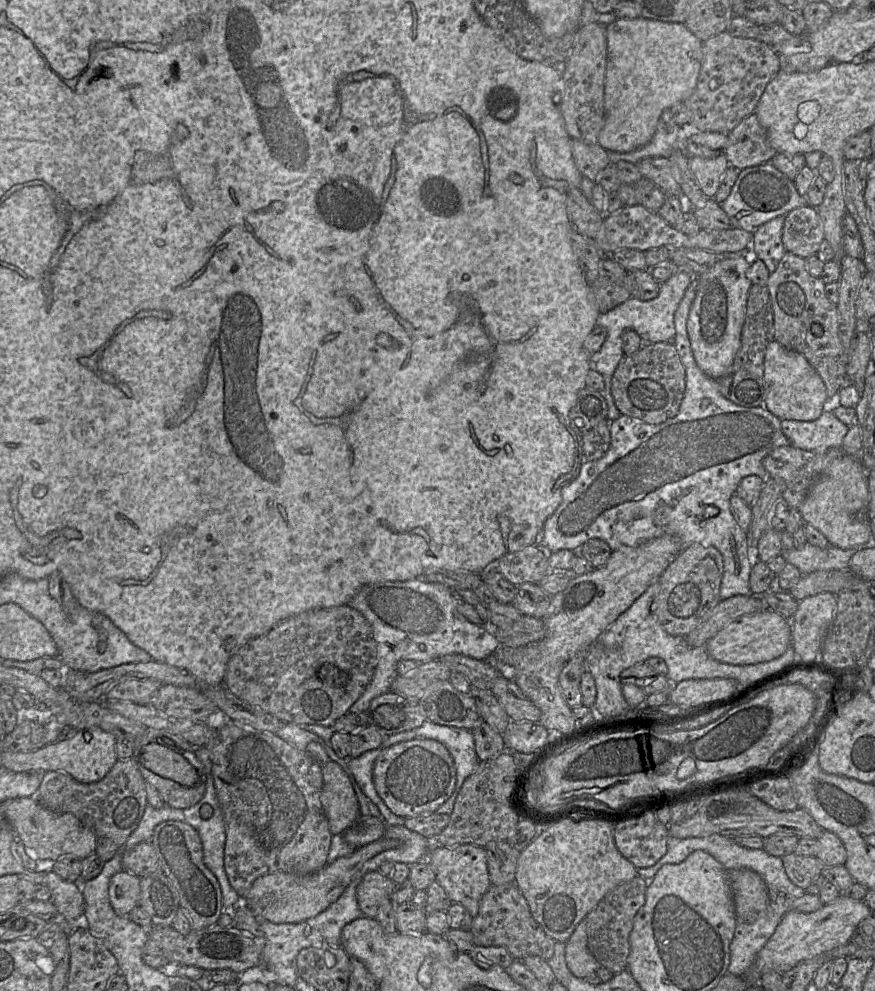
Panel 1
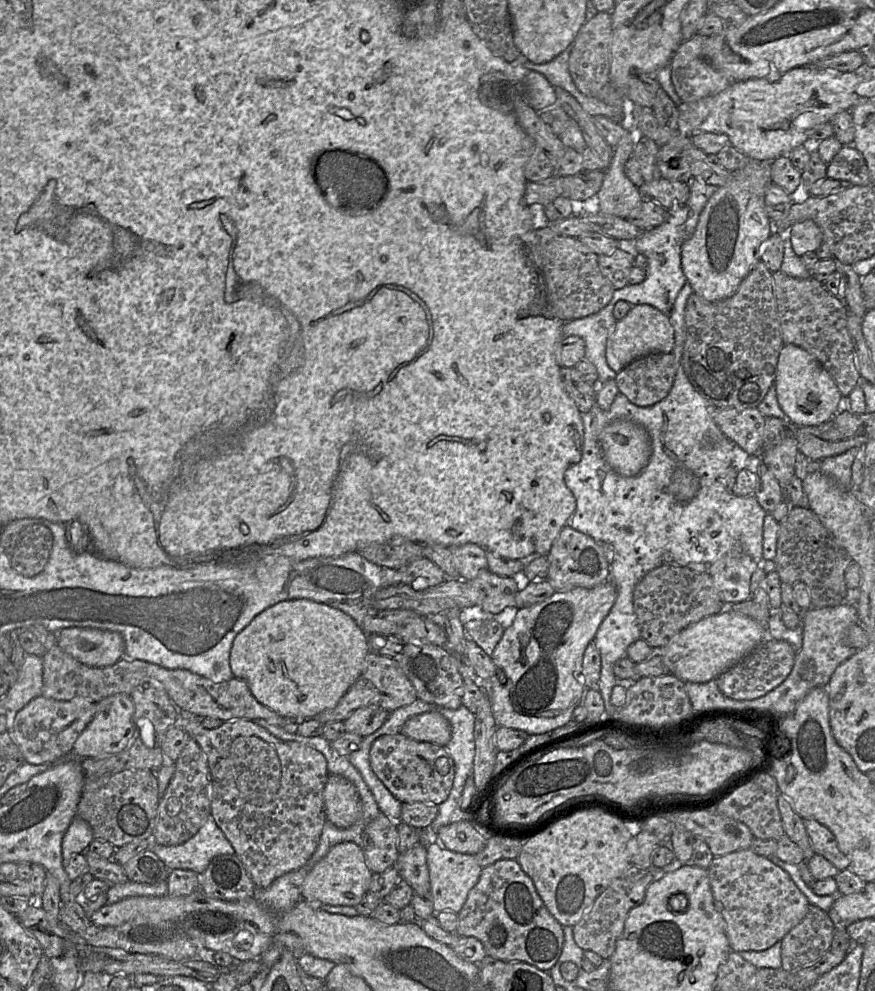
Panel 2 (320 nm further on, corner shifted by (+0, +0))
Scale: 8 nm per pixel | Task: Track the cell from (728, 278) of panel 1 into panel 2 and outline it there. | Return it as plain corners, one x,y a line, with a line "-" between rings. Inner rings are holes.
750,160
747,165
732,173
732,178
717,188
700,213
695,231
681,248
681,265
693,292
709,302
733,296
740,283
760,261
760,255
771,236
770,218
765,211
765,192
771,181
771,161

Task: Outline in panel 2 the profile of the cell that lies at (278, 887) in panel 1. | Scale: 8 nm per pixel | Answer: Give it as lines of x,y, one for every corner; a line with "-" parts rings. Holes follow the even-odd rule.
434,842
427,845
427,866
435,913
453,911
458,914
466,902
469,891
480,878
482,867
477,863
475,856
450,851

